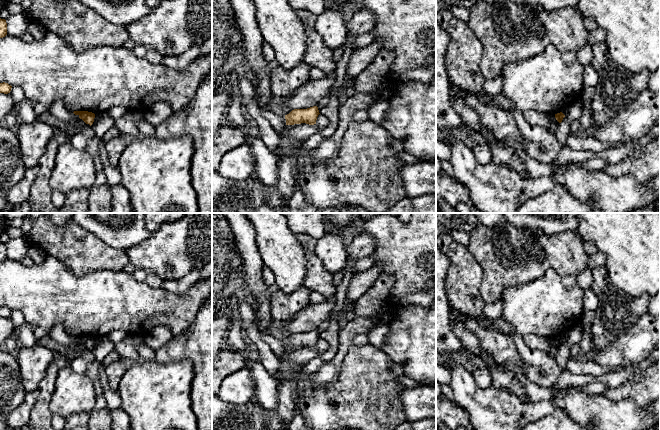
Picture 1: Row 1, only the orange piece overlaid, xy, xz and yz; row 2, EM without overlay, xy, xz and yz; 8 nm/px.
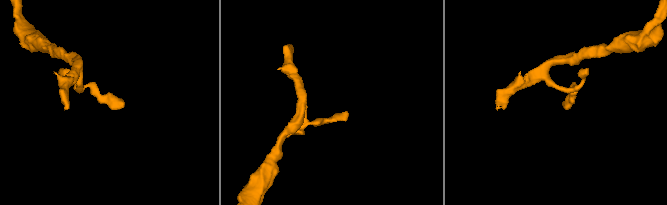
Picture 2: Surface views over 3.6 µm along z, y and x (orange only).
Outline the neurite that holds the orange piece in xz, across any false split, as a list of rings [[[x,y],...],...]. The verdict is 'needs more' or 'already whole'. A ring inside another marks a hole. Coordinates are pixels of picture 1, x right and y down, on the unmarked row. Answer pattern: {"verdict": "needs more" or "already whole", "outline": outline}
{"verdict": "already whole", "outline": [[[313,330],[307,333],[294,333],[289,338],[285,339],[286,349],[301,347],[314,349],[316,348],[316,344],[319,338],[320,337],[317,330]]]}

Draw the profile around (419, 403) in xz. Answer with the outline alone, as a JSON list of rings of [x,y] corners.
[[[405,387],[400,392],[407,422],[436,418],[436,387]]]

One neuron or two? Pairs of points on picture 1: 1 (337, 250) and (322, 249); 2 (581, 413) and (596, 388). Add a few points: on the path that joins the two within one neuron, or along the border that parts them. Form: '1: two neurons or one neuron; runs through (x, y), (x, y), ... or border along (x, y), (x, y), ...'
1: one neuron; runs through (333, 250), (326, 249)
2: two neurons; border along (577, 386), (581, 391), (600, 394)

